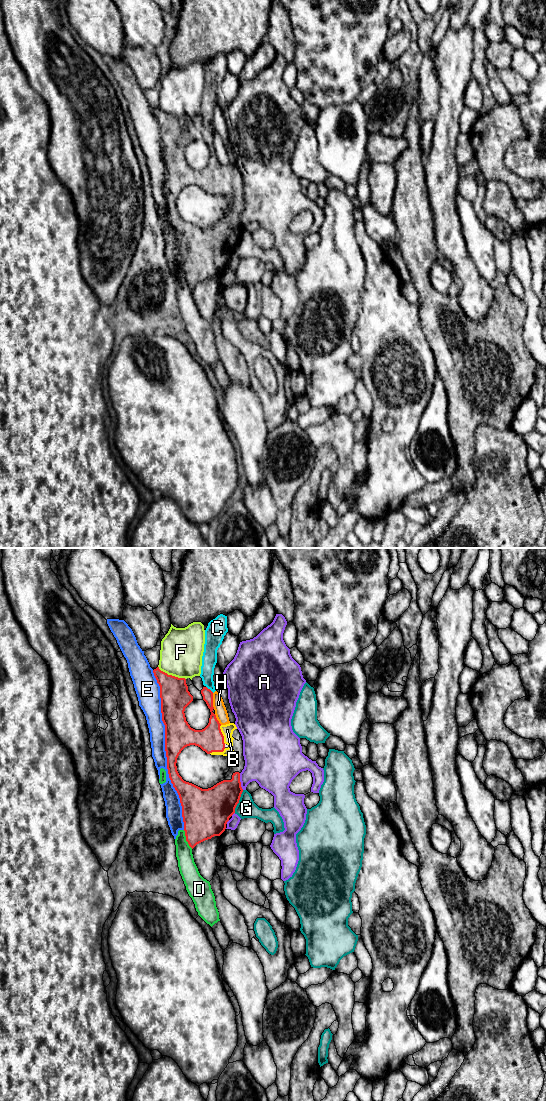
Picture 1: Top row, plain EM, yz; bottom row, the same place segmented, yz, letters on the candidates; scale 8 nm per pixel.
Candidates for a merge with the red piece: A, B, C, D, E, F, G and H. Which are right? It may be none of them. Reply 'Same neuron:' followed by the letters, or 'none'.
Same neuron: B

